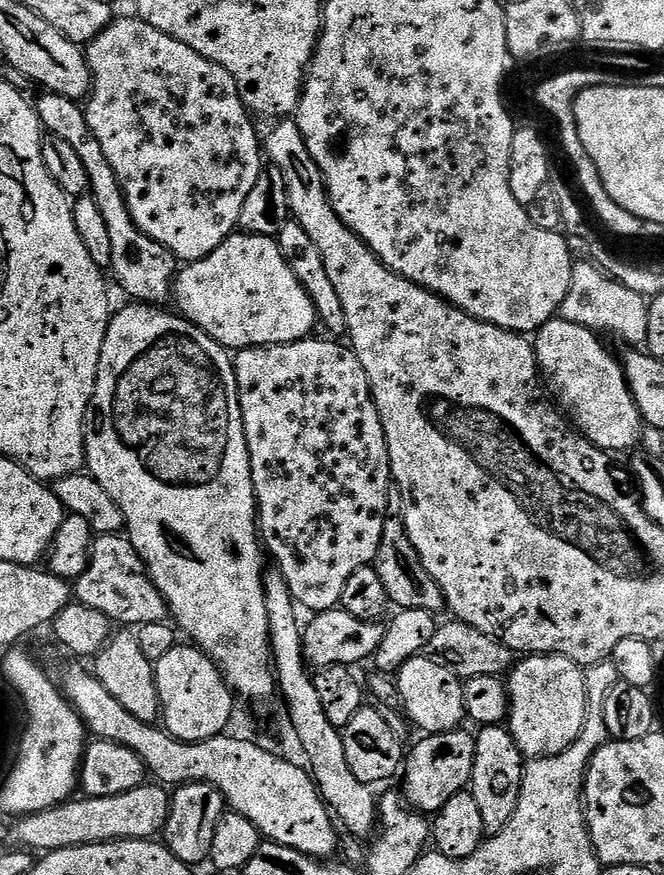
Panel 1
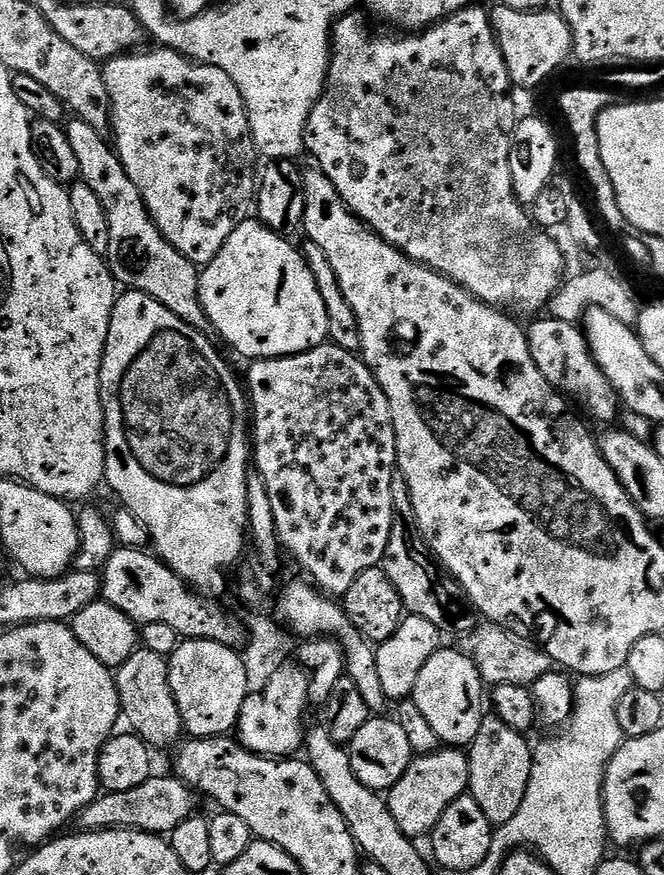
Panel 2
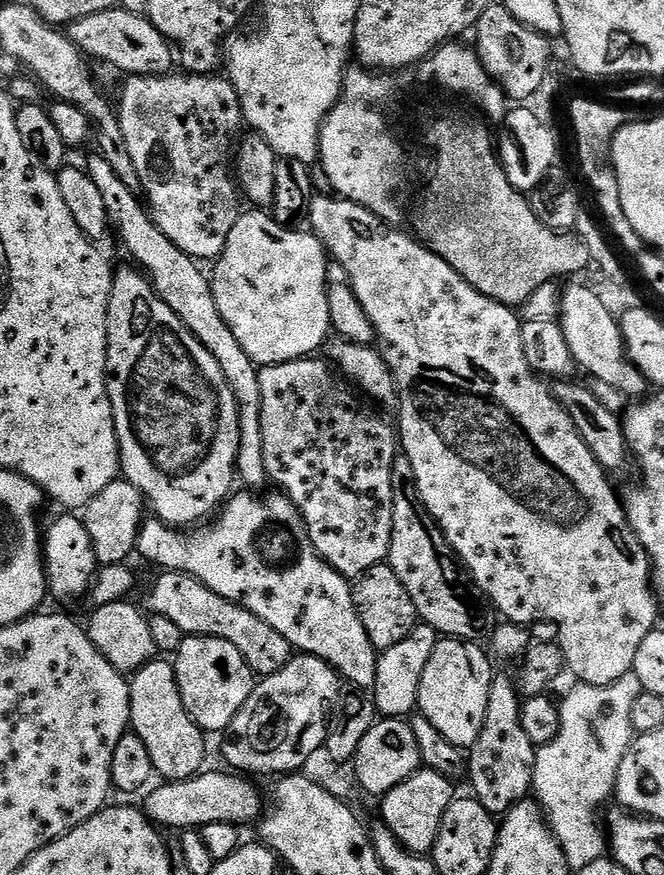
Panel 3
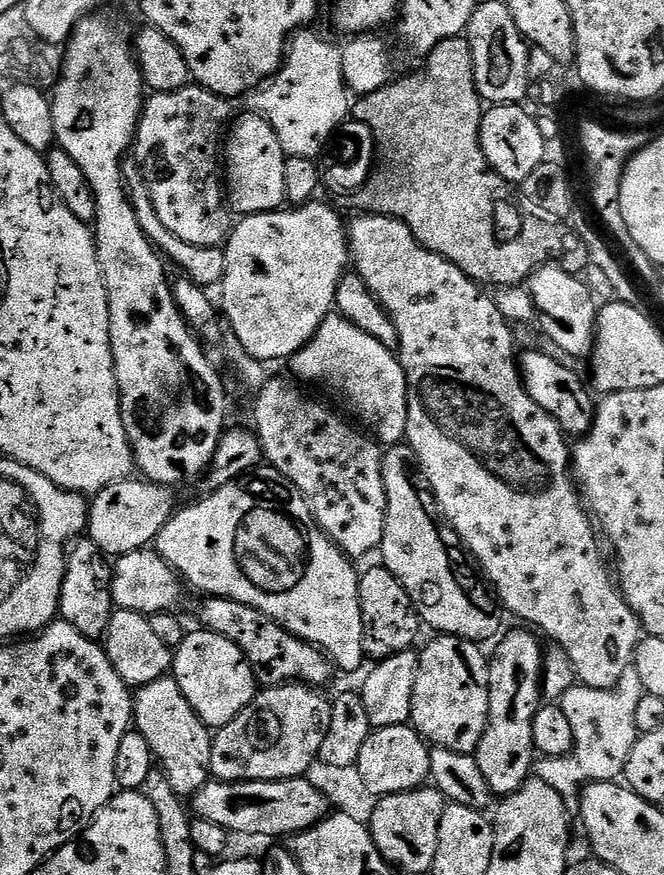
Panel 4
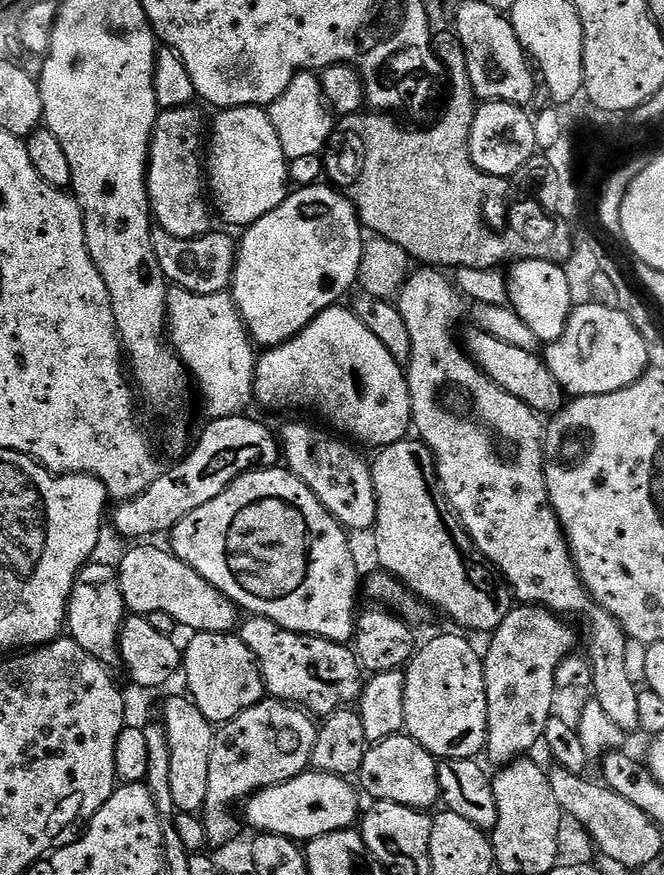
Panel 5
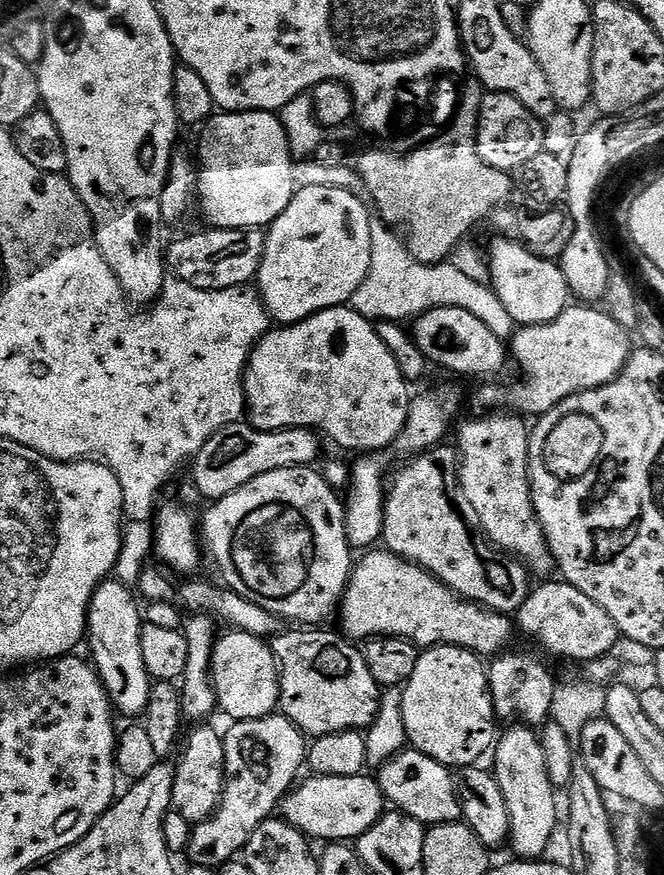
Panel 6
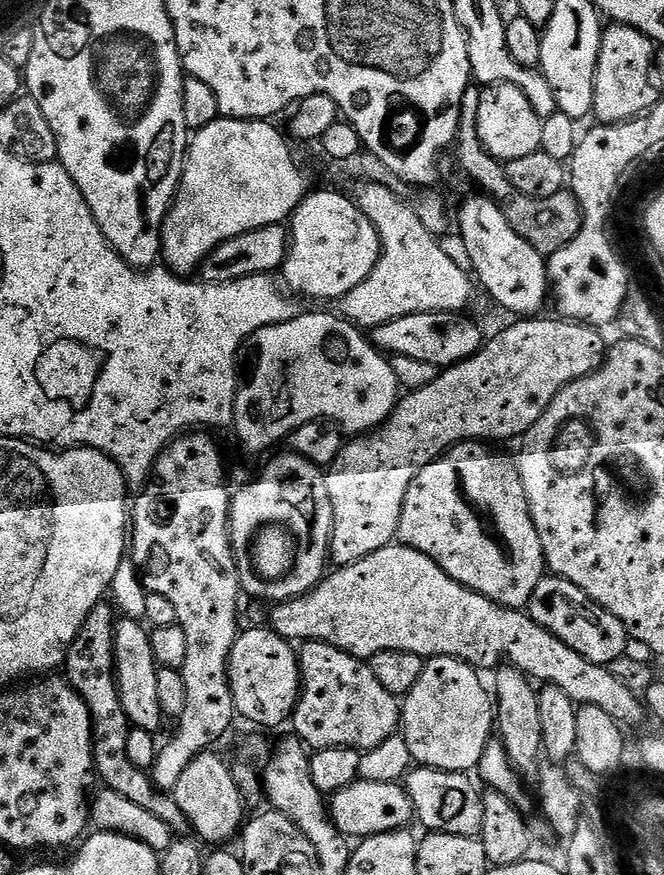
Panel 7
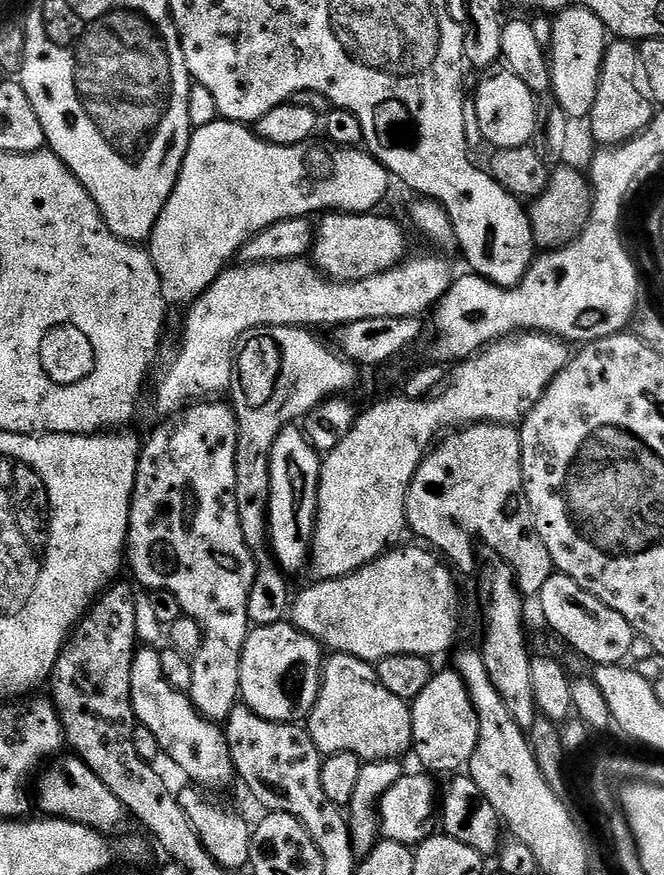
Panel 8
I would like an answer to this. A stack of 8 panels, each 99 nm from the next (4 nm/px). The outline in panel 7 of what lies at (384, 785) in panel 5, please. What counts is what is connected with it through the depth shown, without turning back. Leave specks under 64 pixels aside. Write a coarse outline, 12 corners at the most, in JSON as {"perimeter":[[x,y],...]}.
{"perimeter":[[413,767],[406,787],[428,832],[479,837],[483,795],[466,772]]}

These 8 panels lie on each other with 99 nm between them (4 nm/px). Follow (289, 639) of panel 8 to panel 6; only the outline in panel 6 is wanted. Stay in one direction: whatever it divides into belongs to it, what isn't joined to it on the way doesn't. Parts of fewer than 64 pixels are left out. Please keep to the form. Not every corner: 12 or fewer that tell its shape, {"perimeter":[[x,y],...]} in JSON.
{"perimeter":[[228,630],[212,685],[229,721],[271,716],[280,671],[261,637]]}

